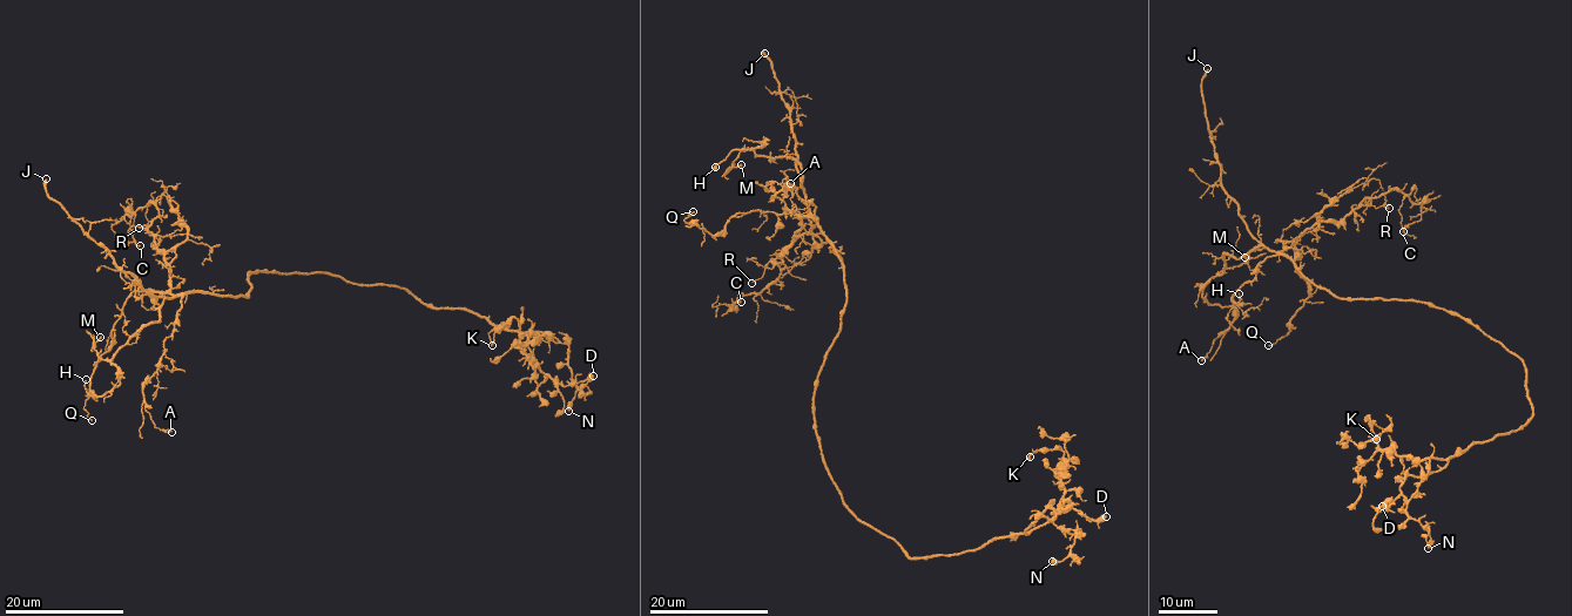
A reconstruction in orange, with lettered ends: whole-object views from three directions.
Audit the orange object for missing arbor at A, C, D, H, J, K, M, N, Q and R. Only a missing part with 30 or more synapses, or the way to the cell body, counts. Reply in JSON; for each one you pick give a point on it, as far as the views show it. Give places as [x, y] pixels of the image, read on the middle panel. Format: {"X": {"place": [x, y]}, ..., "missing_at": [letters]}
{"J": {"place": [764, 53]}, "missing_at": ["J"]}

